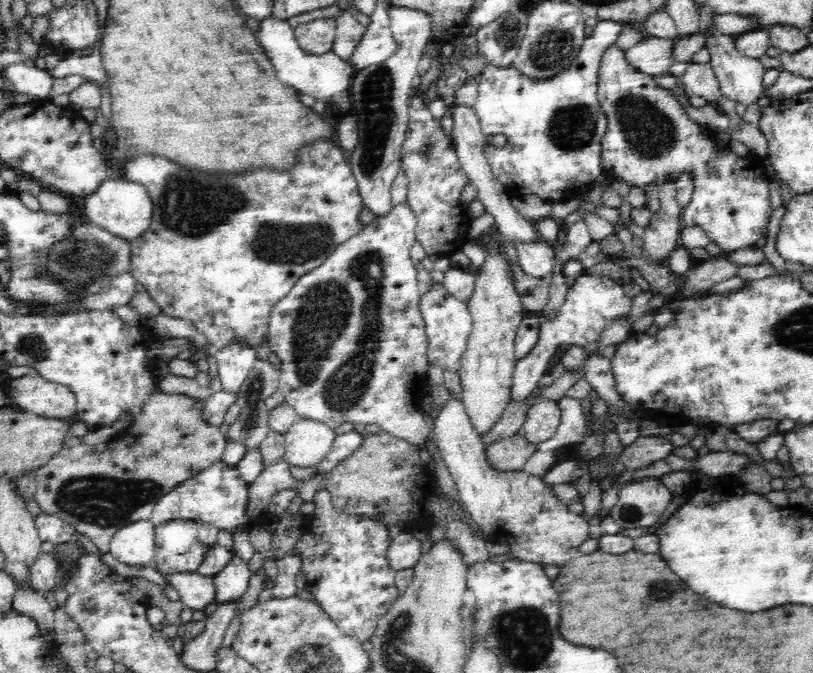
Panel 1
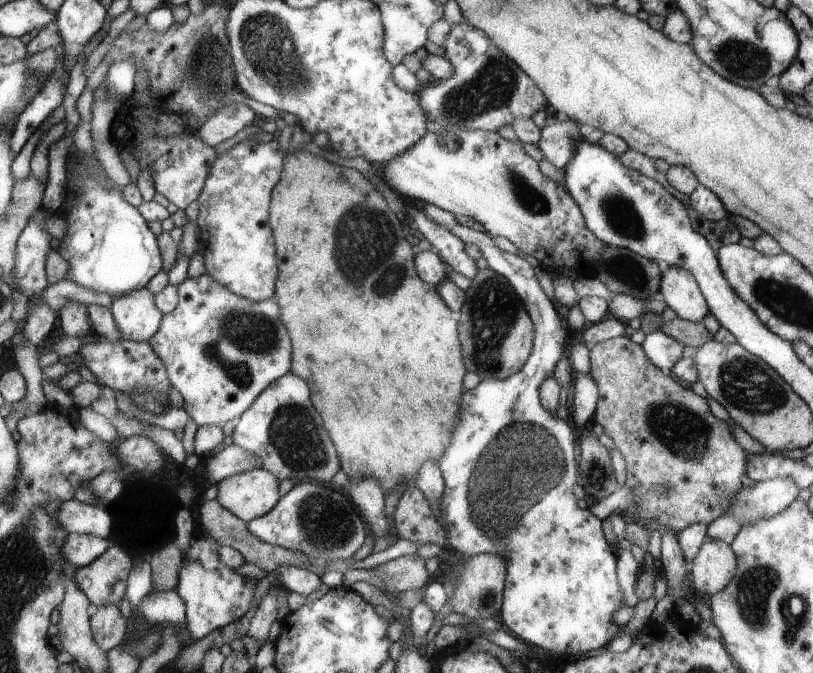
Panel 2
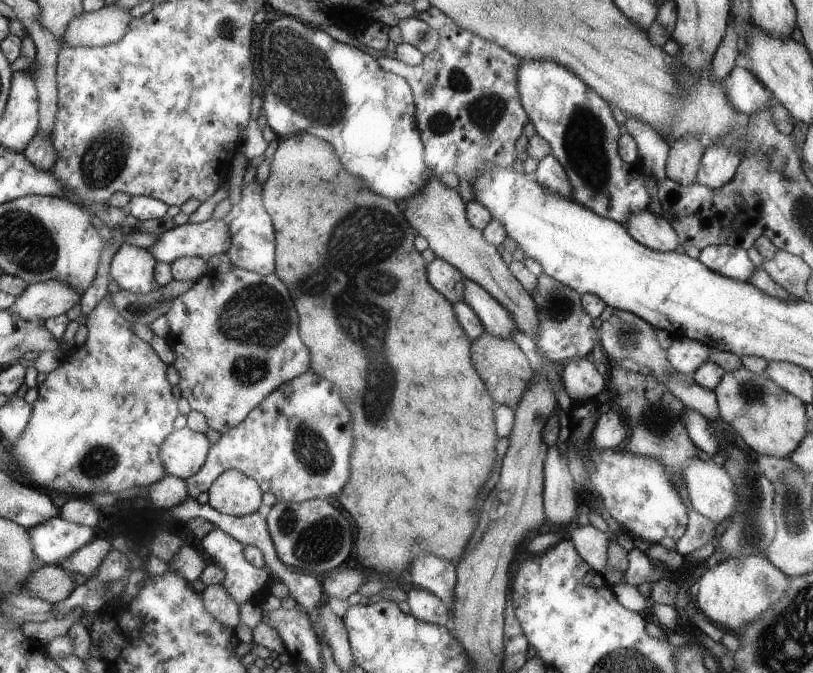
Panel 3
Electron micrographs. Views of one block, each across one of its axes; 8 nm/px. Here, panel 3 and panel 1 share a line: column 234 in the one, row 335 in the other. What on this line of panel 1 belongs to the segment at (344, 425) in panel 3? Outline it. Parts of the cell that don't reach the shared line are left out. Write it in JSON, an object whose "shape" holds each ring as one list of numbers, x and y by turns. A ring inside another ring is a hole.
{"shape":[[432,281,423,293,420,311,422,311,428,337,427,361,429,366,457,372,461,354,466,349,473,328,473,320,467,303,448,294,444,284]]}

